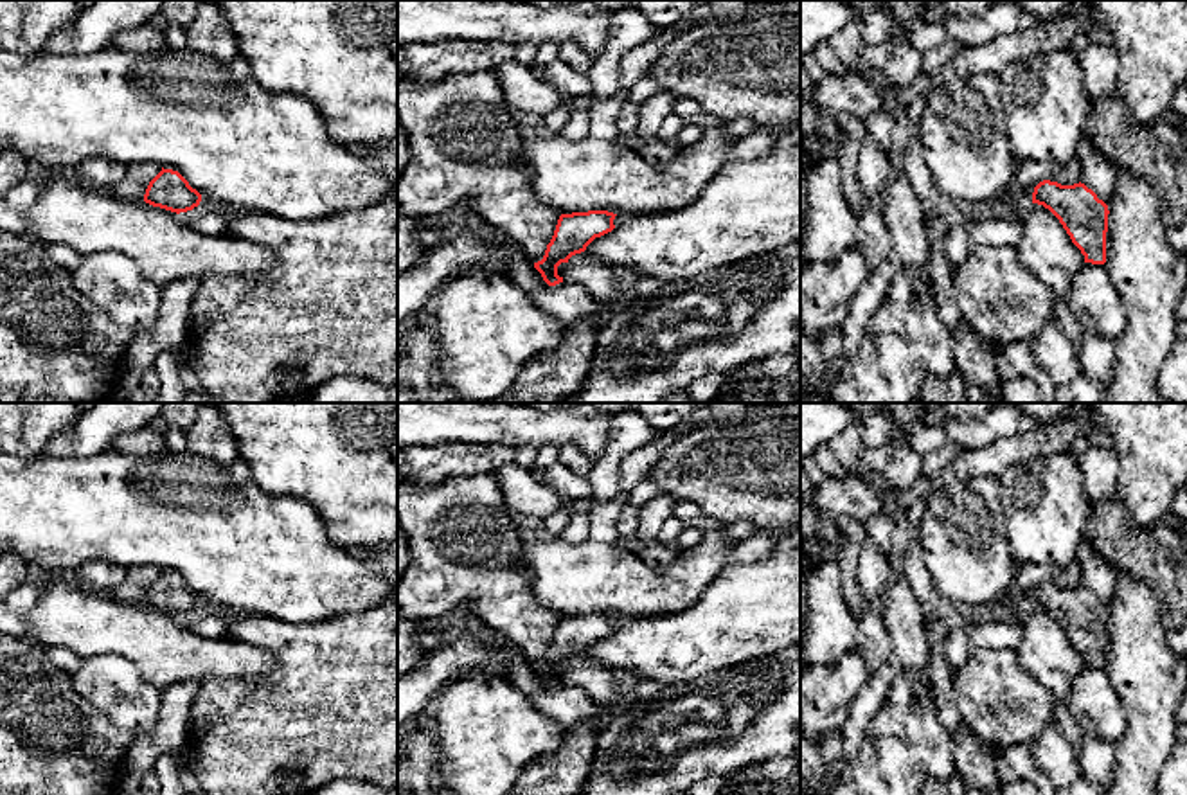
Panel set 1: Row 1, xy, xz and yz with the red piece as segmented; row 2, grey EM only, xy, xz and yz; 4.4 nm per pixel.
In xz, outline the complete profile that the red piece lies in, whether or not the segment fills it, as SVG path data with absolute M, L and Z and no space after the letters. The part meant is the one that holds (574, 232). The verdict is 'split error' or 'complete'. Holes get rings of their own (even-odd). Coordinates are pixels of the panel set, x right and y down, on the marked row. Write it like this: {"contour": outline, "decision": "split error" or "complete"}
{"contour": "M608 210L561 214L543 259L534 263L543 281L549 286L563 282L563 277L558 275L558 266L585 252L595 237L611 232L615 216Z", "decision": "complete"}

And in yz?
{"contour": "M1043 180L1034 187L1032 203L1049 209L1063 225L1084 263L1106 263L1108 205L1084 183L1061 185Z", "decision": "complete"}

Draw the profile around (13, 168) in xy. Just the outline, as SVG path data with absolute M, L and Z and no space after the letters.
M0 151L0 196L34 176L32 165L16 151Z

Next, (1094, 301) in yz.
M1083 264L1074 275L1067 304L1083 331L1110 340L1124 331L1124 304L1104 264Z

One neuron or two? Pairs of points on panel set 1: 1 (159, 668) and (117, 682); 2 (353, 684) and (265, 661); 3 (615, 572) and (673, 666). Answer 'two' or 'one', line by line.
1: two
2: two
3: two

